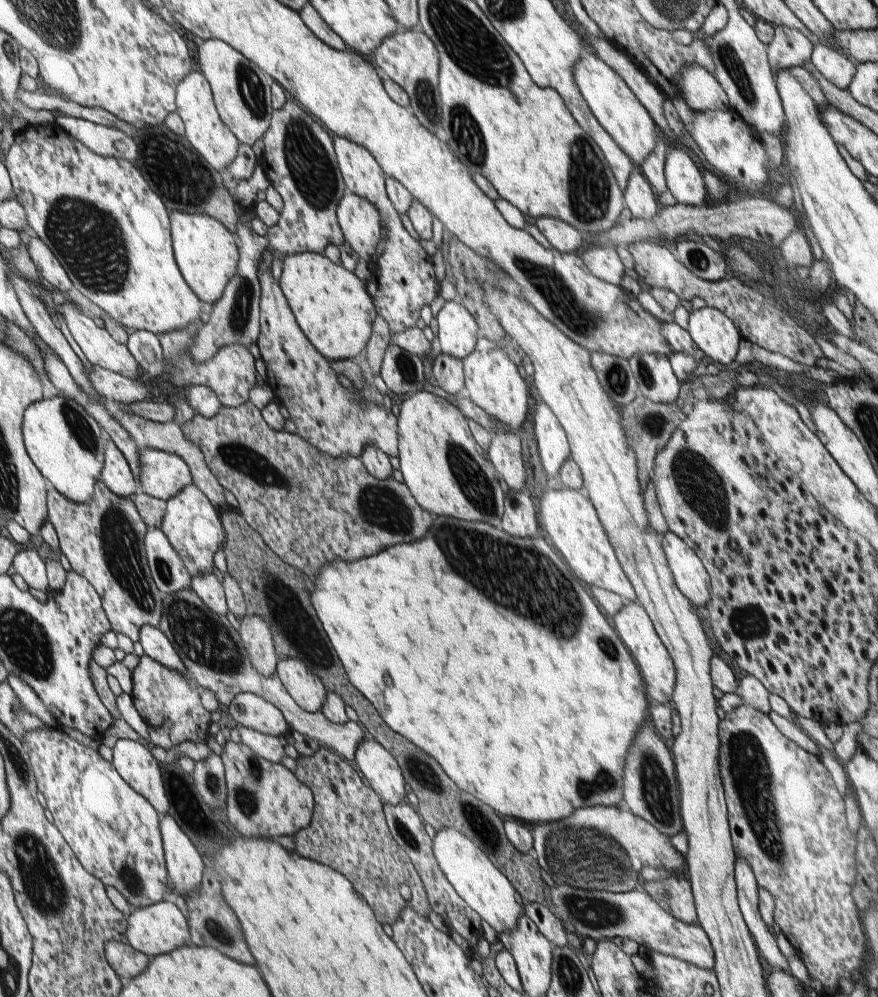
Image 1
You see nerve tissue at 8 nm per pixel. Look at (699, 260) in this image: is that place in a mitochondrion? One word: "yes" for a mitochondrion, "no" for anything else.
yes

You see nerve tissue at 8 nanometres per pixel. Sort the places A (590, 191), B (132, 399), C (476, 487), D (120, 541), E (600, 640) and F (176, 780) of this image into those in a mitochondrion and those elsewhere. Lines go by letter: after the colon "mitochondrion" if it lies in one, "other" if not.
A: mitochondrion
B: other
C: mitochondrion
D: mitochondrion
E: mitochondrion
F: mitochondrion

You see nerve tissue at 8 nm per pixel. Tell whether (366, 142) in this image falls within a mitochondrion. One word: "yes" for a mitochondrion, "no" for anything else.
no

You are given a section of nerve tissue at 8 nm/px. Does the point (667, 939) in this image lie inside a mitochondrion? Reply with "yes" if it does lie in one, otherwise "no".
yes

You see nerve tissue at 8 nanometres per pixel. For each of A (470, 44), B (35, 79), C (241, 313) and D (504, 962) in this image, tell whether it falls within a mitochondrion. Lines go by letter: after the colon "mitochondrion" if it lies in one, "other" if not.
A: mitochondrion
B: other
C: mitochondrion
D: other

